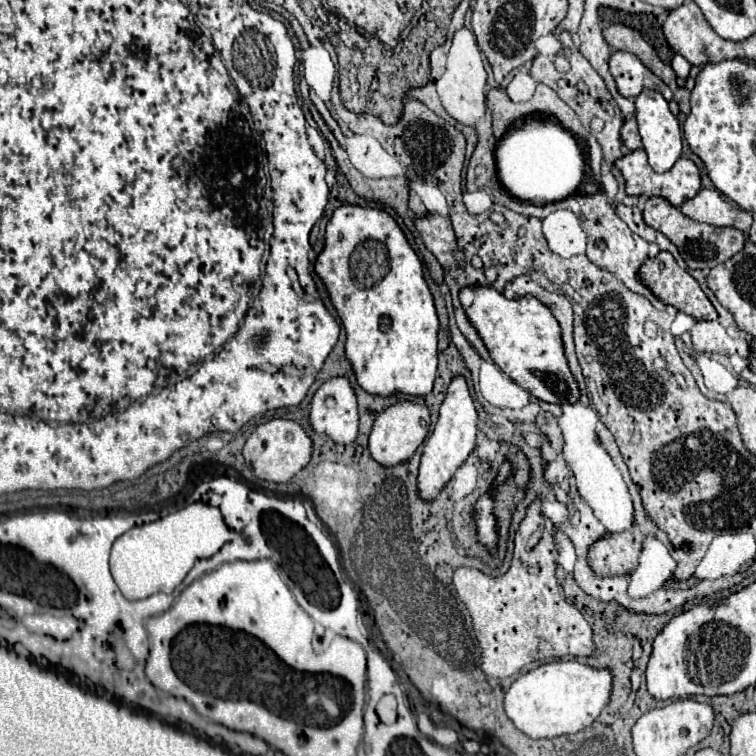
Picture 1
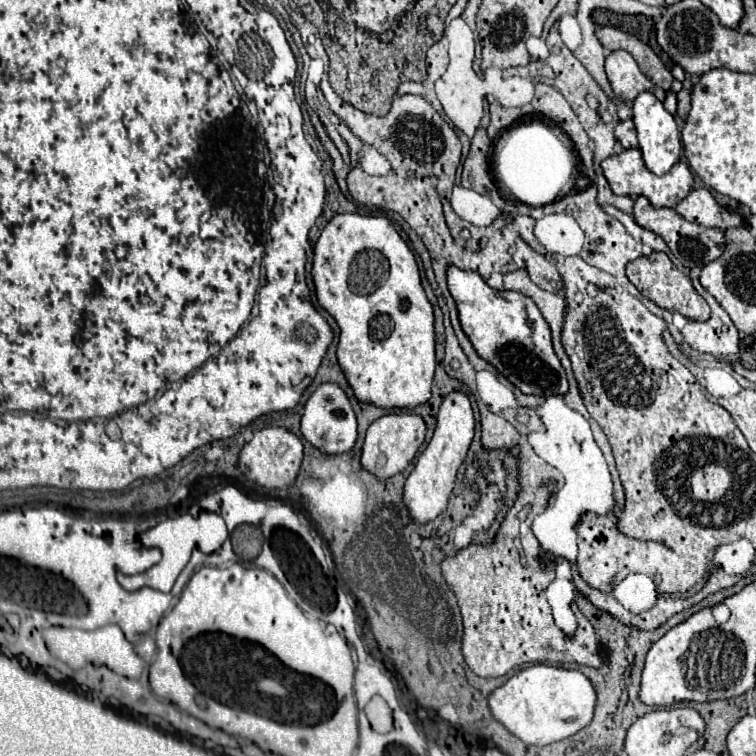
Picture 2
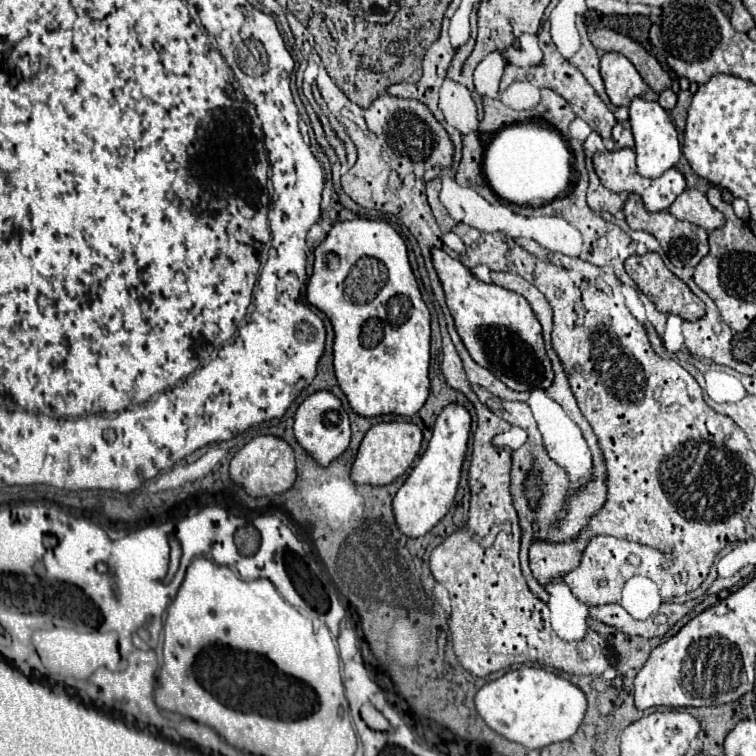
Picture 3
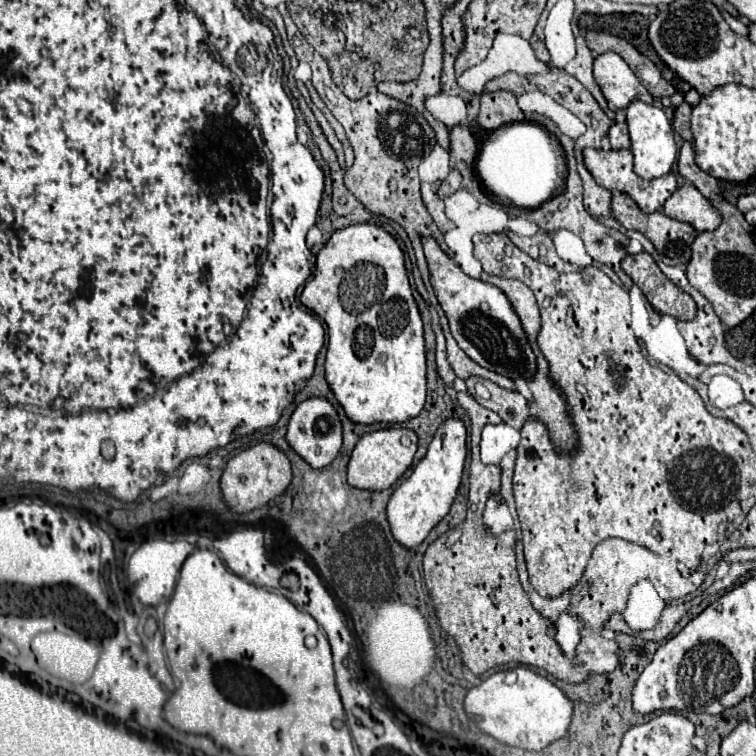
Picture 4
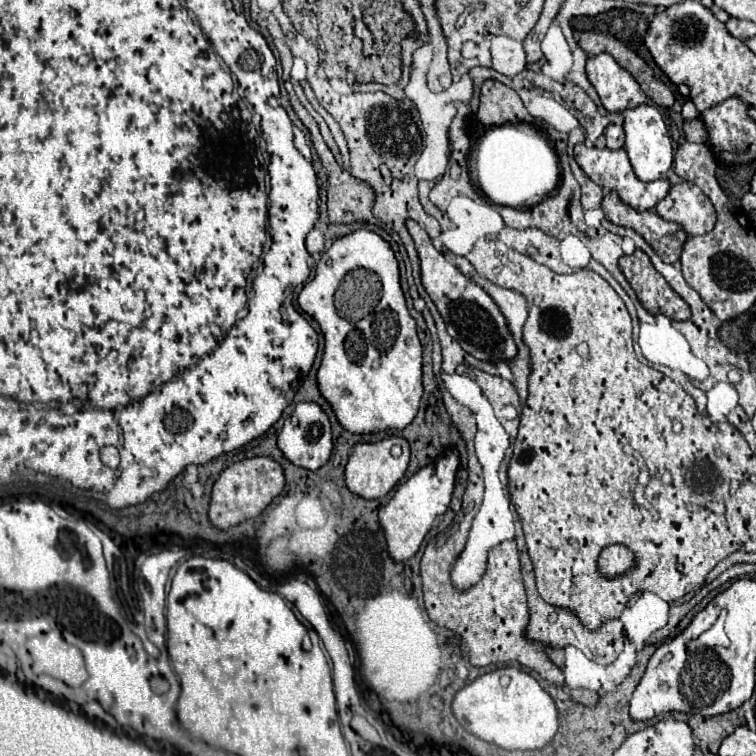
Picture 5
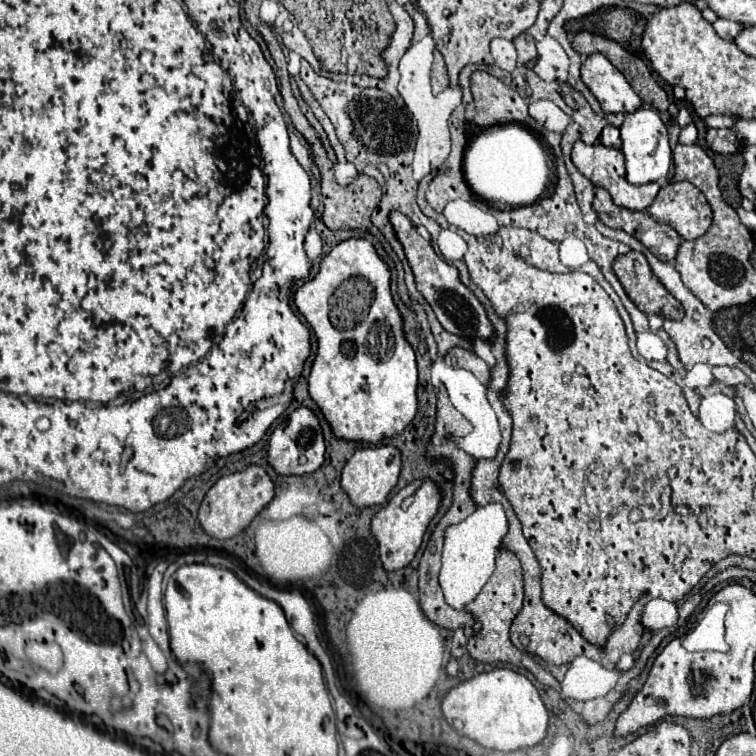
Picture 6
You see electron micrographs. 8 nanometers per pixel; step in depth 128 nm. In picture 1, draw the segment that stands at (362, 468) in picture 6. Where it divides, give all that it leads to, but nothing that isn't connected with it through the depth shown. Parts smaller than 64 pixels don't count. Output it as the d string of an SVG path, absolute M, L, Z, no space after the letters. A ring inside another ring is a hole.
M400 400L392 406L388 406L384 412L380 412L380 416L376 416L374 428L370 432L370 454L376 462L384 464L384 466L396 466L400 462L406 462L416 448L424 442L424 438L428 436L430 430L430 410L426 404L420 402L410 402L410 400Z

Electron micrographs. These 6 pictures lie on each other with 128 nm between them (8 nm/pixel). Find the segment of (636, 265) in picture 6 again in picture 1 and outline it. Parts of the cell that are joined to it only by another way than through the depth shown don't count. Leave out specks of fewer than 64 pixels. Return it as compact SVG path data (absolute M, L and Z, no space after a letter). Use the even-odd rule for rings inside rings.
M660 252L658 256L654 258L648 258L640 270L640 276L644 280L644 284L664 302L664 304L670 304L674 306L676 310L688 314L688 316L694 316L698 320L716 320L718 312L716 308L712 306L712 302L708 300L708 296L702 292L700 284L696 282L696 278L692 278L684 268L680 268L674 260L674 256L670 252Z

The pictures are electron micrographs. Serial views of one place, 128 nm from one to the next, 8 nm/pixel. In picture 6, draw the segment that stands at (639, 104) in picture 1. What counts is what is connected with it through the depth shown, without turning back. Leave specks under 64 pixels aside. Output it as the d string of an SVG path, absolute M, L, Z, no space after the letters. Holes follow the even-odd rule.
M638 108L636 112L624 114L624 124L620 126L622 152L626 158L626 180L630 184L660 182L666 178L672 166L672 150L668 144L668 132L654 108Z

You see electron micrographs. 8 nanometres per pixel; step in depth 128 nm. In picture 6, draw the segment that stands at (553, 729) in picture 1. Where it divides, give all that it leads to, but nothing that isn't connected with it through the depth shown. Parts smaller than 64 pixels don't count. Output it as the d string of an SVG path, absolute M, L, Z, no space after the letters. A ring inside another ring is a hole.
M496 668L454 686L442 700L442 712L460 734L492 750L520 750L540 744L548 734L548 710L536 686L520 672Z

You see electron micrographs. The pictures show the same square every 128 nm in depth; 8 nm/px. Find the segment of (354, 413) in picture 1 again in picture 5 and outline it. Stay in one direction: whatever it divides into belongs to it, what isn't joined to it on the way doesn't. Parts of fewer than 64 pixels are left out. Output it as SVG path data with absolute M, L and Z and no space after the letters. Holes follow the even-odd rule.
M316 402L296 404L294 412L286 418L286 422L278 434L278 448L284 452L284 456L292 464L302 466L306 470L318 470L320 466L324 466L334 450L334 442L332 442L330 420L328 420L326 412L322 410L322 406Z

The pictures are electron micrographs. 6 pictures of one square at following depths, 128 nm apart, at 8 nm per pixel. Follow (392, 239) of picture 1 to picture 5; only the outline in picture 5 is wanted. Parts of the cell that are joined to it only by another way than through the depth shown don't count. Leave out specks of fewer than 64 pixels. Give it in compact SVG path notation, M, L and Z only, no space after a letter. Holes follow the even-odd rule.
M360 228L360 230L354 230L352 234L346 234L346 236L342 236L342 238L336 238L334 242L332 242L332 246L322 254L322 258L320 258L320 262L318 262L318 266L316 266L316 276L314 276L314 280L312 282L308 282L304 288L302 288L302 292L298 294L298 304L300 304L300 308L306 312L306 314L310 314L318 324L320 324L320 328L322 328L322 332L324 332L324 340L326 340L326 346L324 346L324 354L322 354L322 364L320 364L320 368L318 368L318 386L320 386L320 392L322 392L322 396L332 404L332 408L334 408L334 412L336 412L336 416L338 416L338 422L346 428L346 430L350 430L350 432L354 432L354 434L364 434L364 432L380 432L380 430L390 430L390 428L394 428L394 430L402 430L402 428L406 428L414 418L416 418L416 412L418 412L418 406L420 406L420 398L422 398L422 392L424 392L424 388L422 388L422 344L420 344L420 340L418 340L418 332L416 332L416 320L410 316L410 312L408 312L408 306L406 306L406 298L404 298L404 292L402 292L402 284L400 284L400 270L398 270L398 260L396 260L396 256L394 256L394 252L392 252L392 248L390 248L390 244L380 236L380 234L376 234L374 230L368 230L368 228ZM354 270L358 270L360 274L360 280L356 280L354 284L352 284L352 290L348 290L348 300L342 300L342 304L348 304L348 306L340 306L340 310L338 310L338 306L336 306L336 292L338 292L338 288L340 288L340 284L342 284L342 280L344 280L344 276L348 274L348 272L354 272Z

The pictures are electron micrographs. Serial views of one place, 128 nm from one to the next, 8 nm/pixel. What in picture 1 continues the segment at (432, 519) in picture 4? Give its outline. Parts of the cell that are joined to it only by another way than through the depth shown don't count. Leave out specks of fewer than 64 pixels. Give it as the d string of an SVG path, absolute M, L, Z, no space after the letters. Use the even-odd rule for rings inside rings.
M454 376L454 380L448 386L446 400L440 406L438 422L434 426L434 434L428 436L422 452L422 462L420 462L420 474L418 474L418 490L424 500L432 500L442 486L454 476L454 472L466 462L470 452L474 450L476 442L476 408L468 390L468 384L464 376Z

